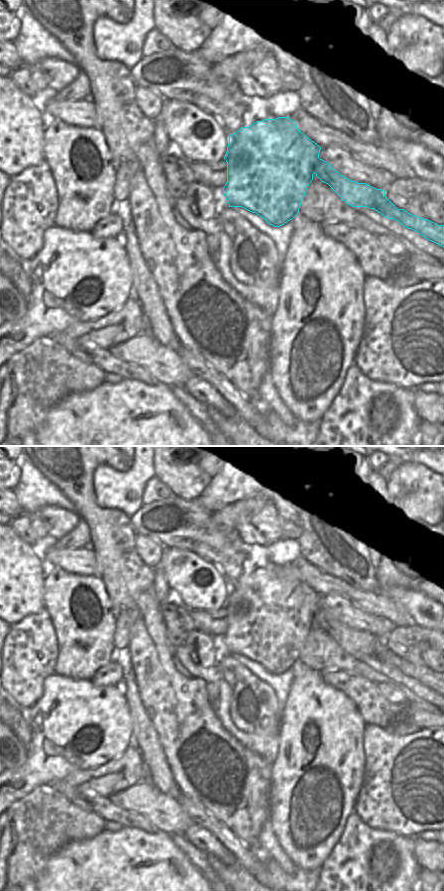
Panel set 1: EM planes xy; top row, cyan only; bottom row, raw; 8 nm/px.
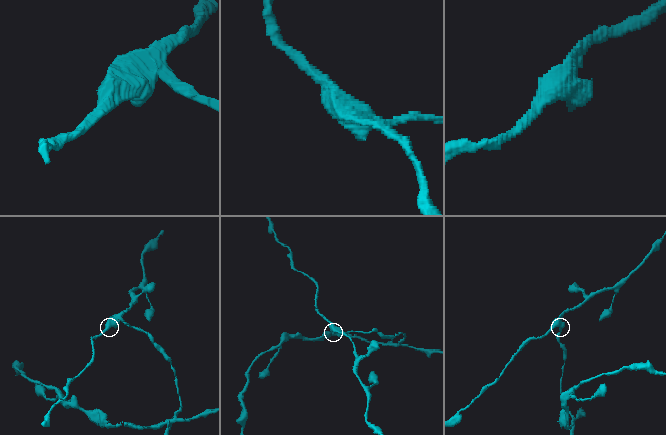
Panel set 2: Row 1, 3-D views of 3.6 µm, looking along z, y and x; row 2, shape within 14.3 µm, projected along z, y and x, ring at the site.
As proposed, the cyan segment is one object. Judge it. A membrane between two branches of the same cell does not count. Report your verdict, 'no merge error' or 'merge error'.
merge error

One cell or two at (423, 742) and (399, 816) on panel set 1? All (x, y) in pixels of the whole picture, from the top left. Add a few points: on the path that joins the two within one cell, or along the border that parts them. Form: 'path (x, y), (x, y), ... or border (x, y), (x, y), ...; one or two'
path (423, 760), (423, 775), (400, 798); one

